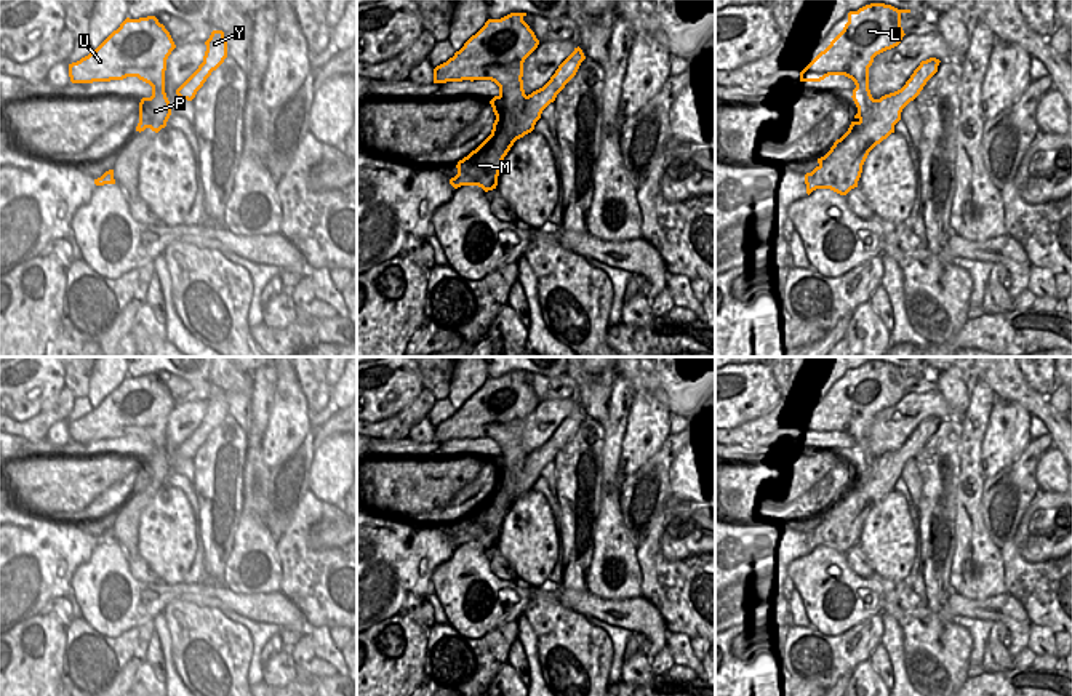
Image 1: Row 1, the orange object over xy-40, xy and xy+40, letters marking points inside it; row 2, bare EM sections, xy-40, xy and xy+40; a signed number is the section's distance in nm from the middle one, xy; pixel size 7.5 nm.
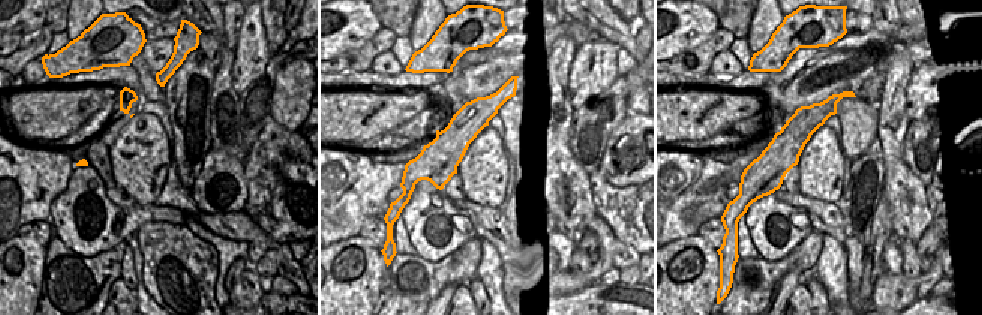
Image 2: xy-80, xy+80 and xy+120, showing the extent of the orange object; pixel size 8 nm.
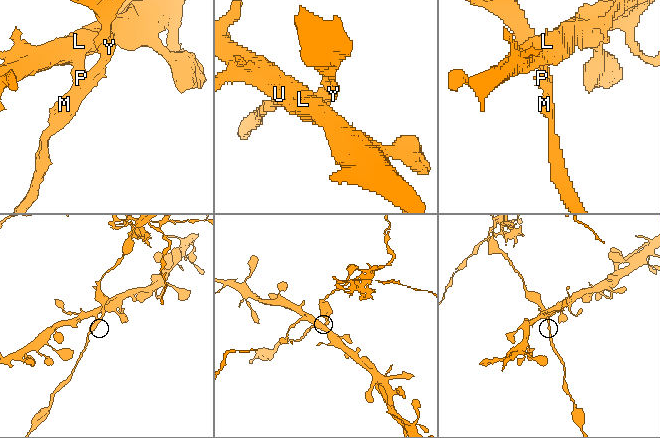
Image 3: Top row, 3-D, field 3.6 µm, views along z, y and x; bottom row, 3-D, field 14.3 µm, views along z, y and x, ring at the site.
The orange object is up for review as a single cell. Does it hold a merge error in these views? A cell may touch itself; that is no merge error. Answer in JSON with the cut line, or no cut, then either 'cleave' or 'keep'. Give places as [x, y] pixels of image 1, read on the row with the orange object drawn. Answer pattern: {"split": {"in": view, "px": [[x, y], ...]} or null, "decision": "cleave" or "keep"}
{"split": {"in": "xy", "px": [[500, 95], [519, 104], [527, 96]]}, "decision": "cleave"}

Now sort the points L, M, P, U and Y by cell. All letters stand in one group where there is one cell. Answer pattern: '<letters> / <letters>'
L U / M P Y

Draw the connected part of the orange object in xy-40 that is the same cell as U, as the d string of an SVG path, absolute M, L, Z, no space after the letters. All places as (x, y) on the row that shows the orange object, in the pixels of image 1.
M155 16L126 18L96 50L69 64L72 83L93 83L138 77L152 86L152 99L165 93L166 59L176 48Z

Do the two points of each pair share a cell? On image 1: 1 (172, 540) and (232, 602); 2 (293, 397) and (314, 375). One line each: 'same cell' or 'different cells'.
1: different cells
2: different cells

